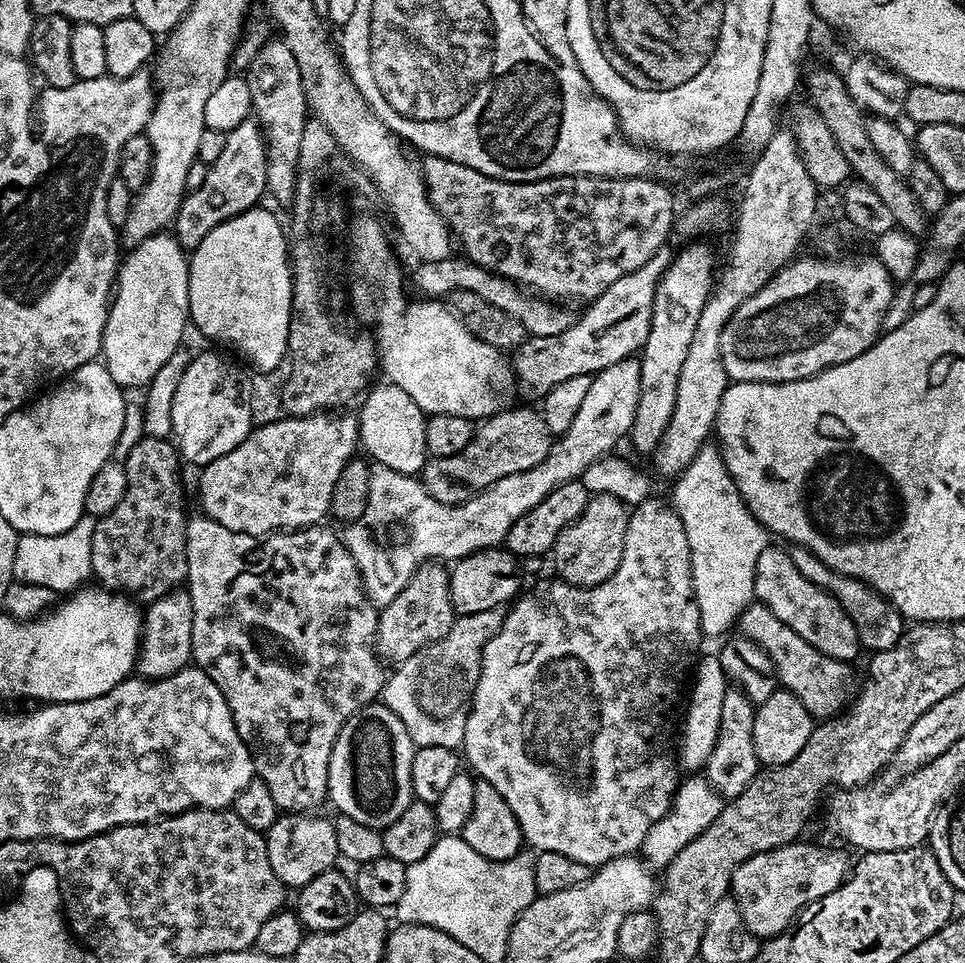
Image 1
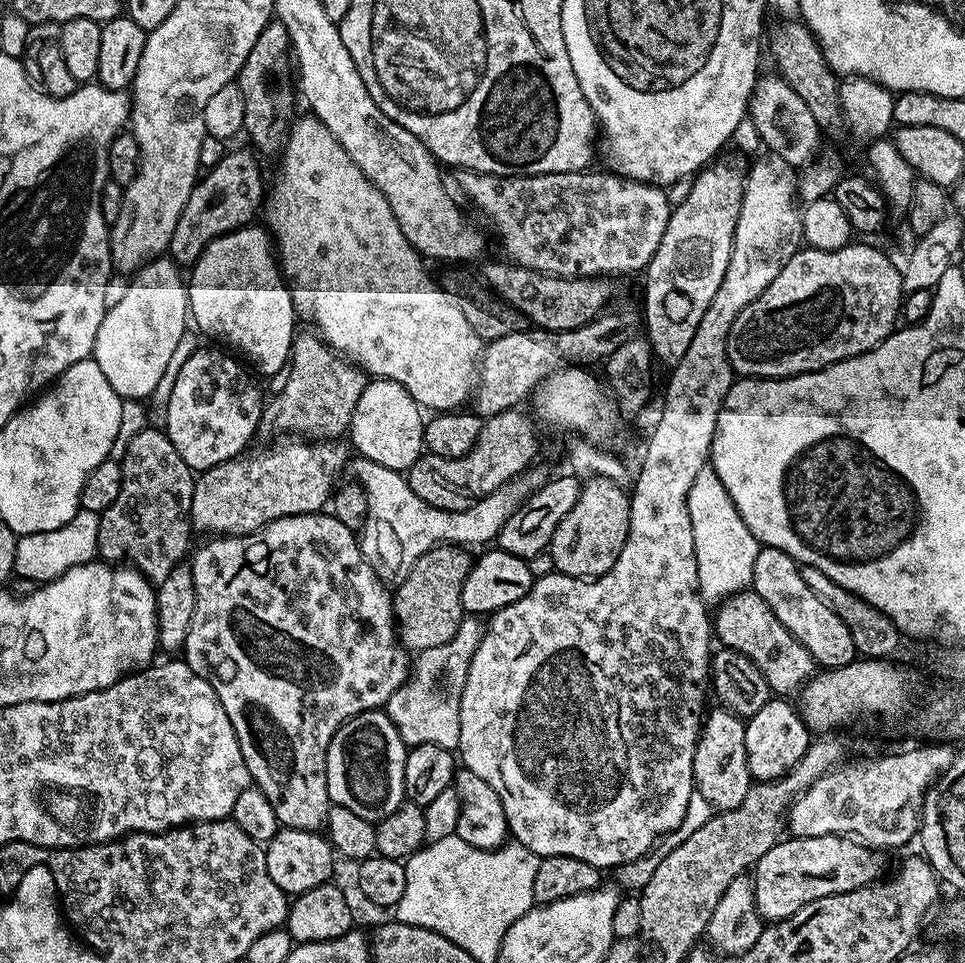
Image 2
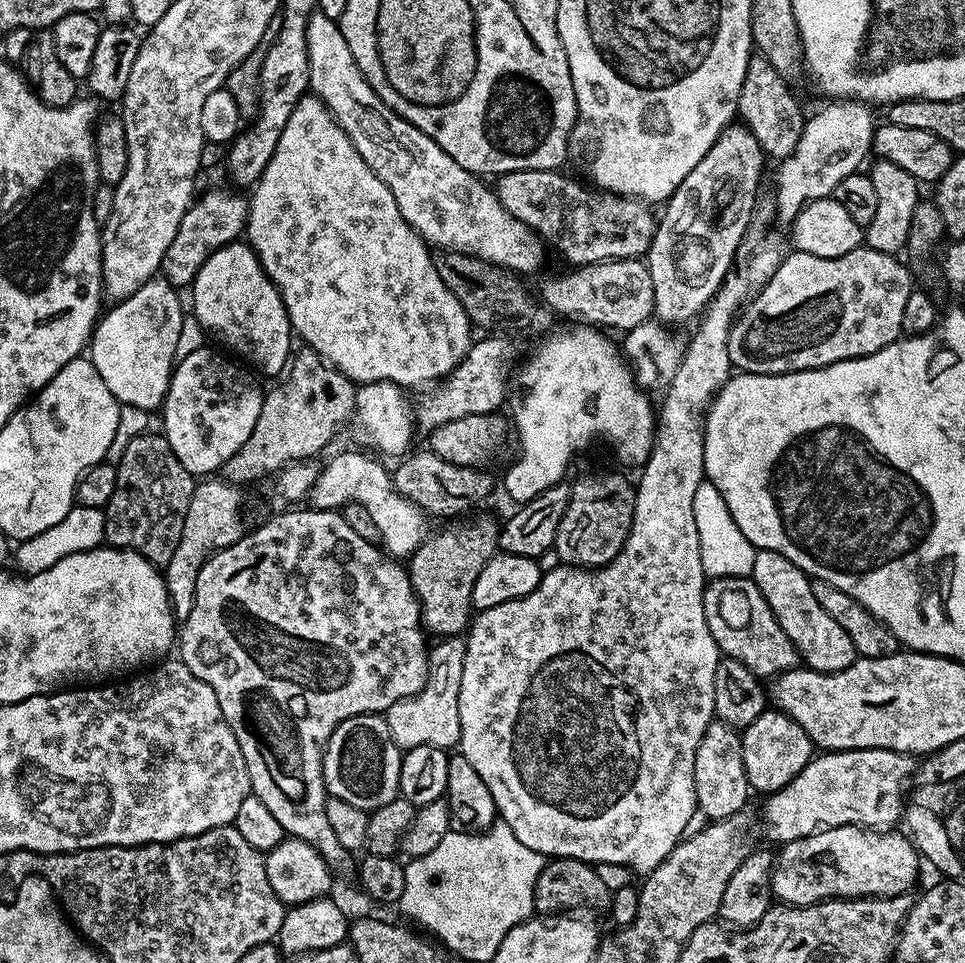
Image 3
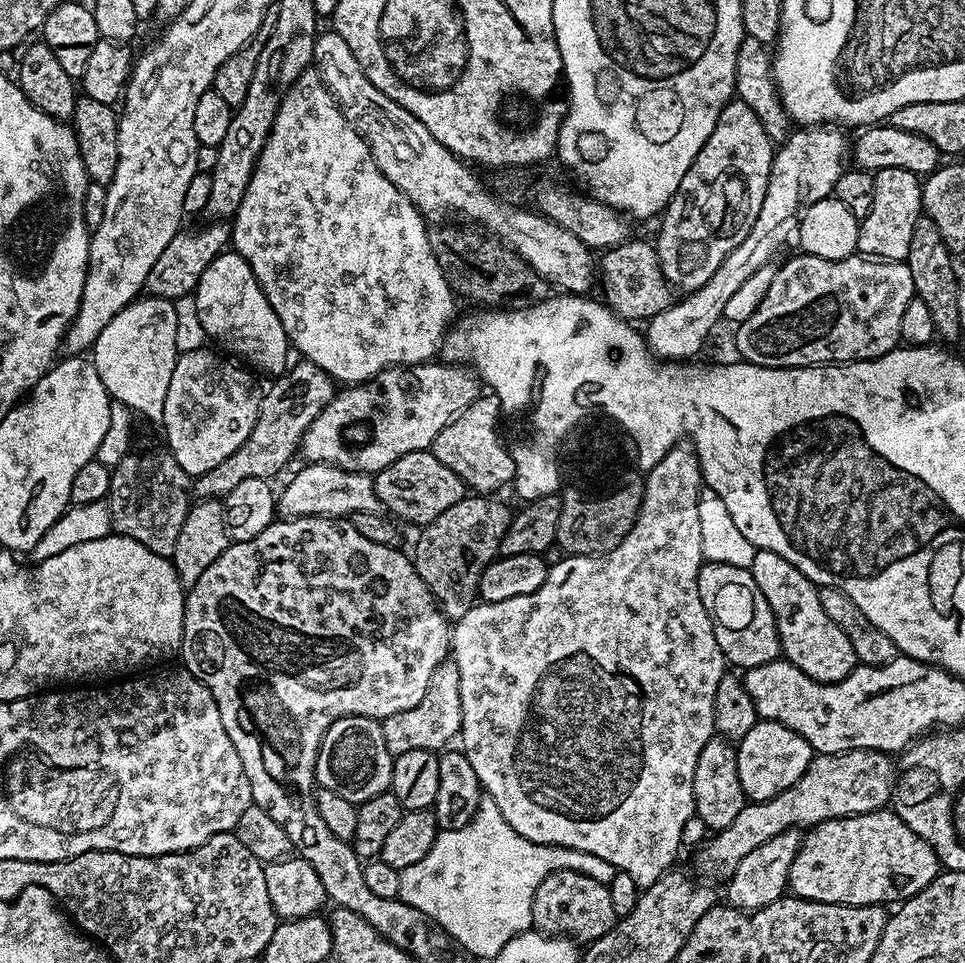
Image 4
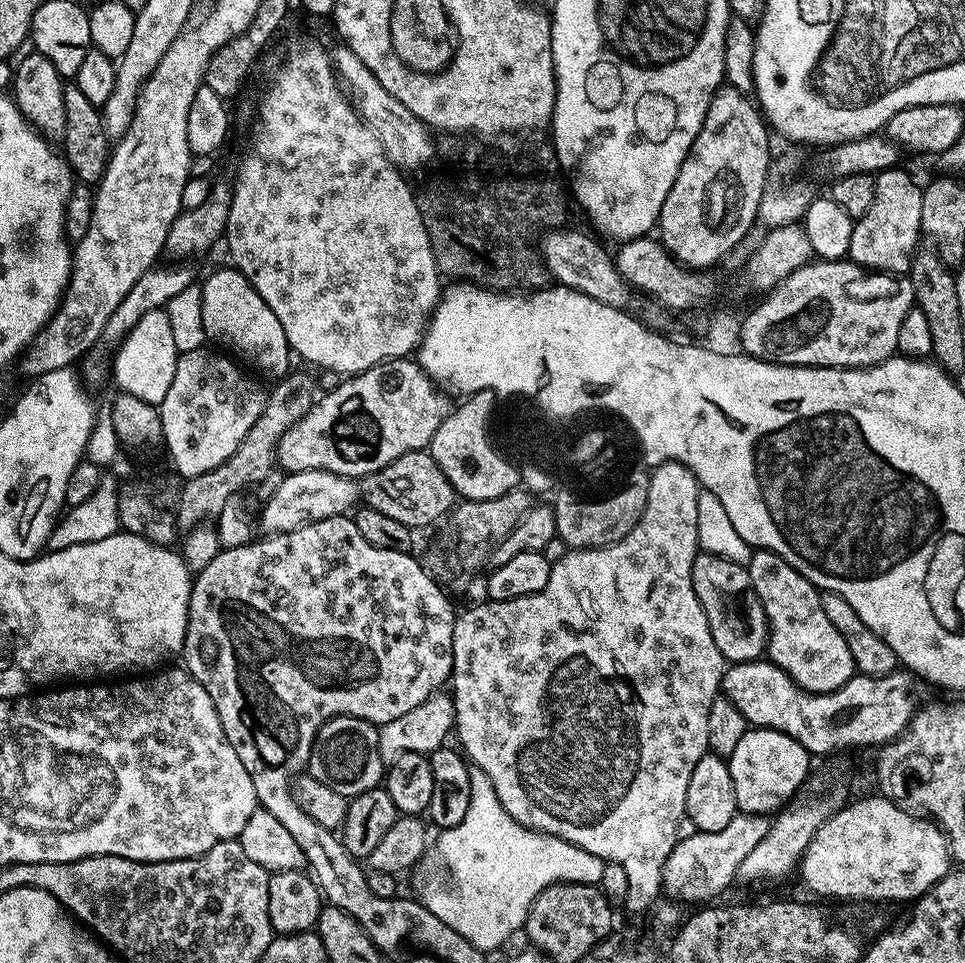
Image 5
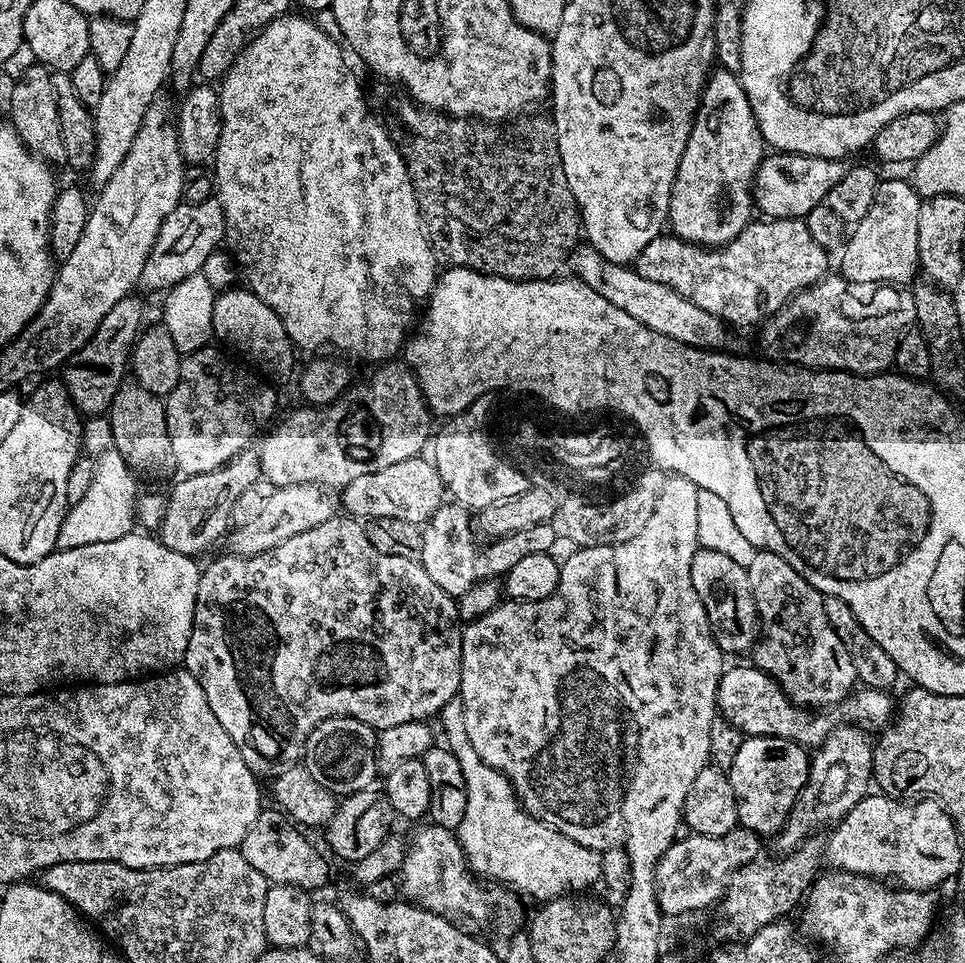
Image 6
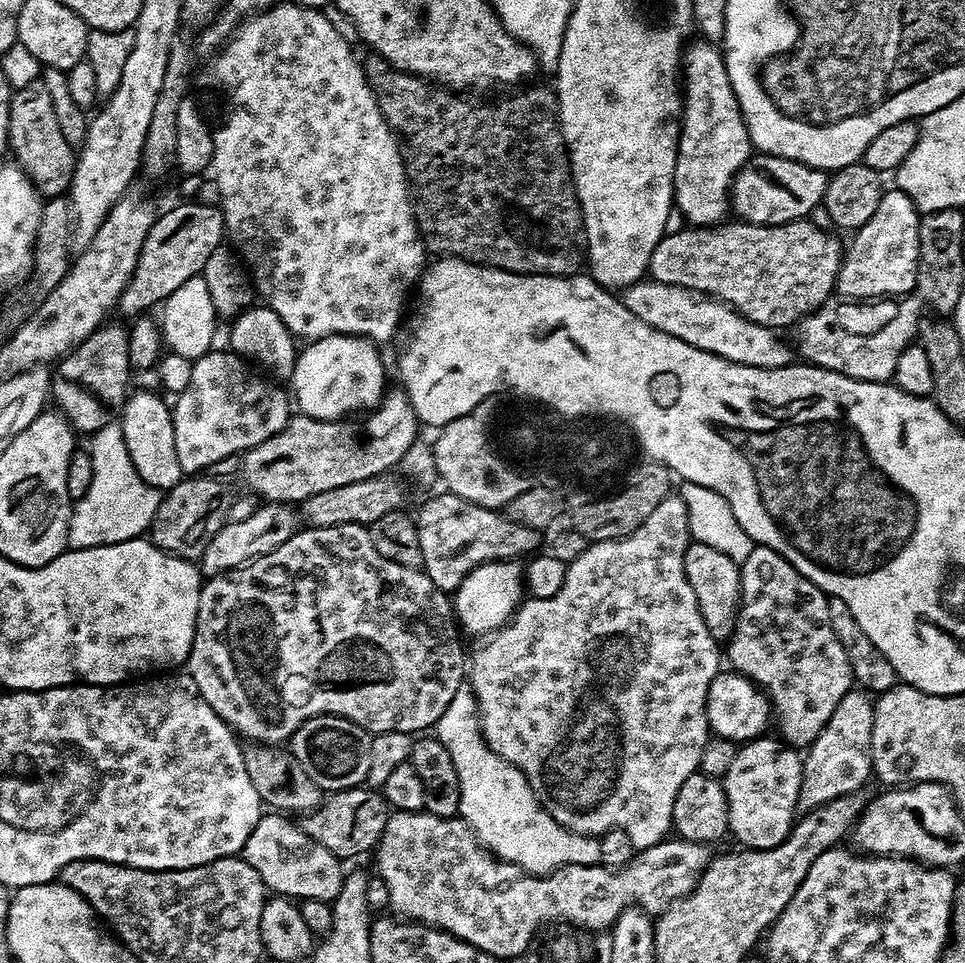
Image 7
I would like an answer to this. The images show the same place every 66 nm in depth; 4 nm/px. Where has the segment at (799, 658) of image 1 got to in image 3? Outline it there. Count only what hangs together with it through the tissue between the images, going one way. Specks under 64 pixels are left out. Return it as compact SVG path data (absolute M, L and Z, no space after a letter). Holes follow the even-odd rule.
M717 576L704 586L706 626L714 634L714 642L729 660L742 662L746 670L761 678L775 678L797 667L796 648L786 638L782 626L774 618L762 590L747 576Z

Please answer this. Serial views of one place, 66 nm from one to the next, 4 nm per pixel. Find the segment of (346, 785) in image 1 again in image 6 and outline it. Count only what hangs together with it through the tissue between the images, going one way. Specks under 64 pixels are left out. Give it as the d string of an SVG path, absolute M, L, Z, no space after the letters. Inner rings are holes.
M335 716L326 718L310 730L310 734L304 743L302 763L306 770L319 782L326 786L326 790L335 792L337 797L349 796L351 792L357 792L363 788L373 787L377 779L376 770L376 738L377 729L372 728L366 722L358 722L358 718L349 716Z

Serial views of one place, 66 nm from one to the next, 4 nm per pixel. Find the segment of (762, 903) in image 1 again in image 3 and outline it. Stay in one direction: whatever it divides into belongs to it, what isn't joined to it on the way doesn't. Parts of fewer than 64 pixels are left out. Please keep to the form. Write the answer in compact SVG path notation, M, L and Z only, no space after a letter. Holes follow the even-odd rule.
M847 824L822 828L806 838L783 845L772 870L773 897L784 906L803 906L837 898L911 893L922 857L911 839L901 832Z

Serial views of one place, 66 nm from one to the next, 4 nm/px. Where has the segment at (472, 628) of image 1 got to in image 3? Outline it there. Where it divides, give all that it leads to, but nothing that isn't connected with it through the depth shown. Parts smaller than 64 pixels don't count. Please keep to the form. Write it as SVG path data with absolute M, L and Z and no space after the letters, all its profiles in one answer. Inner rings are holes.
M447 637L428 654L428 681L418 694L394 702L386 713L390 726L390 738L407 750L414 746L434 746L452 750L460 743L460 719L458 718L458 690L462 686L462 666L466 658L465 637Z

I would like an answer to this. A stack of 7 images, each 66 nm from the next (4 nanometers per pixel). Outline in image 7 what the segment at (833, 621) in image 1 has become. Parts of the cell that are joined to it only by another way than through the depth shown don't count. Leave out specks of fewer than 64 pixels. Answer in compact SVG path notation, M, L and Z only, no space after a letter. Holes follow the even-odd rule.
M753 547L750 558L740 565L740 612L736 615L736 629L726 644L726 660L732 663L729 664L731 671L742 673L764 689L774 709L775 723L780 723L783 743L797 750L807 749L814 743L826 722L830 722L834 706L838 706L854 686L846 650L842 650L842 642L838 642L834 626L830 626L828 602L829 597L821 588L794 570L794 566L774 550Z

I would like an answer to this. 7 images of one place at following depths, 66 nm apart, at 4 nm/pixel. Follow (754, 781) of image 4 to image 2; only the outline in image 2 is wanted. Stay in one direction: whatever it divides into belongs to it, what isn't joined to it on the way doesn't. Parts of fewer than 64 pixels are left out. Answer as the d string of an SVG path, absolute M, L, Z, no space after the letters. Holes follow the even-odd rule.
M773 698L758 710L758 714L747 717L746 760L753 781L780 780L806 754L810 743L810 729L804 725L797 705L784 698Z

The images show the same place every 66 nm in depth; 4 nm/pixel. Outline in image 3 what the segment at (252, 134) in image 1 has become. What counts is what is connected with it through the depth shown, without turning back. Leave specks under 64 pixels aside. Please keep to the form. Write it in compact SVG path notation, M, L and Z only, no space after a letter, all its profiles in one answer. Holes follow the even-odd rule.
M216 188L199 195L189 205L182 222L178 222L178 234L174 234L174 242L170 242L160 263L163 279L173 288L187 289L214 250L235 243L243 235L248 221L248 202L243 195L236 194L237 191L231 191Z

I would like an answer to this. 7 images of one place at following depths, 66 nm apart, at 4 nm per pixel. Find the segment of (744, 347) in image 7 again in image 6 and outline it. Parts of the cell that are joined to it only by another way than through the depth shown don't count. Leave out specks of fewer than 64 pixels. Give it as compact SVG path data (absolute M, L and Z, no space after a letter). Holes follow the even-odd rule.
M584 242L576 247L568 258L567 267L570 272L572 268L571 275L575 279L586 282L590 290L598 290L602 298L606 298L606 302L614 302L618 310L626 310L630 318L638 318L638 322L651 332L666 334L666 338L674 338L687 344L689 348L720 350L725 347L729 329L723 320L702 310L702 306L694 306L694 302L670 290L670 286L662 286L662 282L650 282L650 278L642 278L635 267L614 264L602 258L602 254L598 254L598 250L594 250L591 244Z

